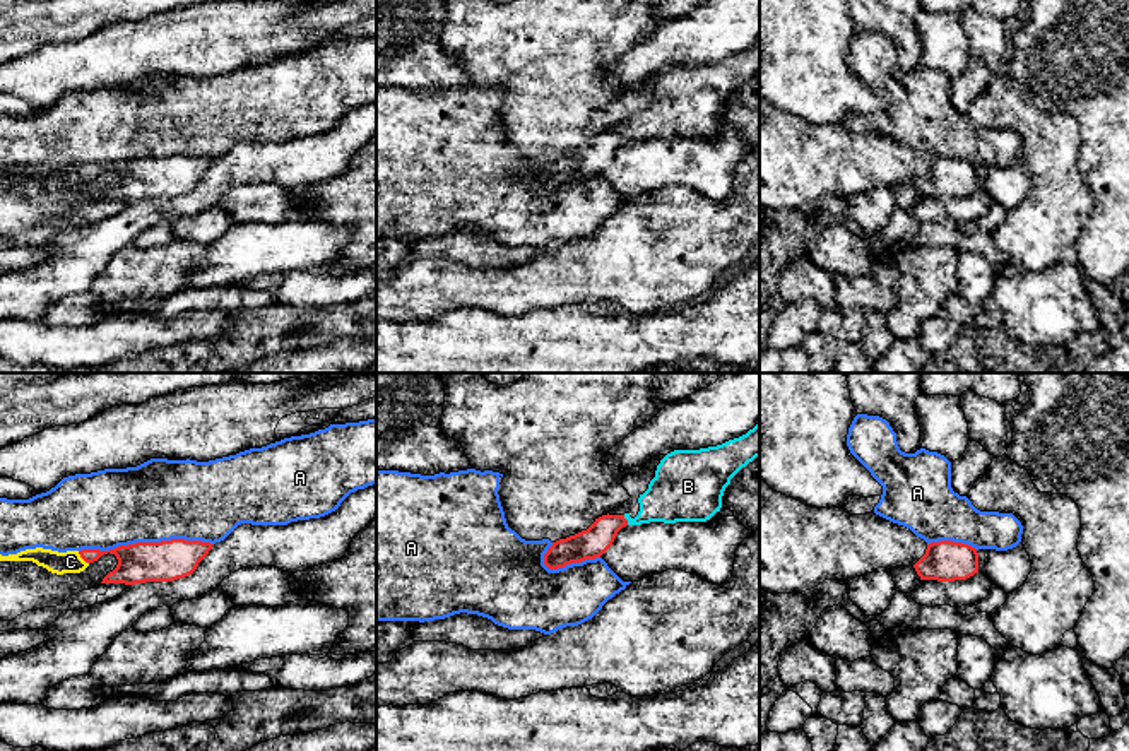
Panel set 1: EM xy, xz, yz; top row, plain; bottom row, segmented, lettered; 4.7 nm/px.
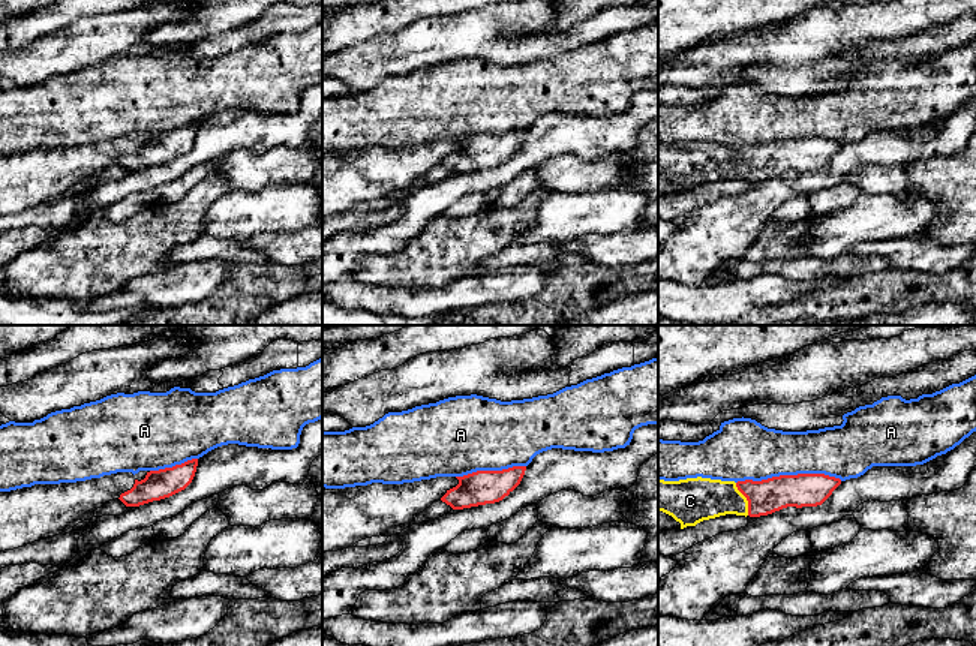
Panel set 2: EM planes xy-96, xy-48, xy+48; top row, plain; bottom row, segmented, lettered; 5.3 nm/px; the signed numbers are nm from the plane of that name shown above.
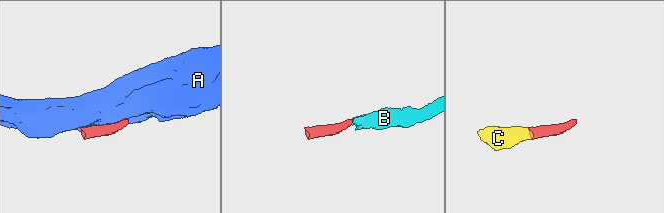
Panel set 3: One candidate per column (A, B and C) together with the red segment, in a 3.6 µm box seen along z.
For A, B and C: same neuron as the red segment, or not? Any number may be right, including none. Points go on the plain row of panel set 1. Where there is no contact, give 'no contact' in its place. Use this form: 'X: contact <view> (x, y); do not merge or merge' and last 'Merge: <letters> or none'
A: contact xy (146, 159); do not merge
B: contact xz (626, 137); merge
C: contact xy (82, 175); merge
Merge: B, C

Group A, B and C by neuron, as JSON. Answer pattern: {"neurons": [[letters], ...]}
{"neurons": [["A"], ["B", "C"]]}

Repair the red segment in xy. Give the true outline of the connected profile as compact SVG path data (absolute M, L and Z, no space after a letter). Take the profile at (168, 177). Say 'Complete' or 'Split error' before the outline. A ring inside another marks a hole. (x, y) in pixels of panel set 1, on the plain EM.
Split error. M171 156L161 159L135 159L109 168L82 166L58 169L51 166L26 166L2 173L0 178L33 178L51 190L80 190L103 171L115 171L118 181L101 200L173 198L192 192L214 161L202 157Z

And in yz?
Complete. M931 159L913 185L920 197L966 197L978 190L978 169L975 164L961 159Z

